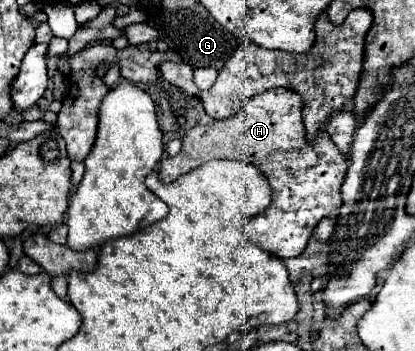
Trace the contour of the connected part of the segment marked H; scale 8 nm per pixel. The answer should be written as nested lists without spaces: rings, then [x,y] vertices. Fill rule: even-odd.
[[[278,87],[252,97],[234,117],[226,121],[212,121],[186,131],[182,139],[182,151],[176,157],[166,157],[162,161],[158,171],[160,181],[172,183],[180,175],[200,167],[210,159],[256,162],[259,170],[264,171],[263,174],[269,174],[267,180],[272,187],[272,202],[264,213],[248,221],[246,235],[252,243],[280,259],[298,257],[320,219],[340,207],[340,181],[344,181],[348,167],[346,157],[340,155],[338,147],[324,131],[318,133],[314,143],[308,143],[302,107],[304,101],[300,95]],[[265,161],[286,161],[284,167],[288,169],[283,171],[279,165],[269,165]]]

